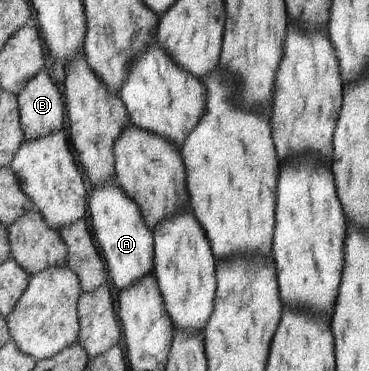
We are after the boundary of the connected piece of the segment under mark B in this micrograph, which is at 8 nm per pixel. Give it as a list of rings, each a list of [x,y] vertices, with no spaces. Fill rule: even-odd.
[[[43,69],[18,96],[24,140],[37,140],[65,128],[65,102],[59,86]]]

